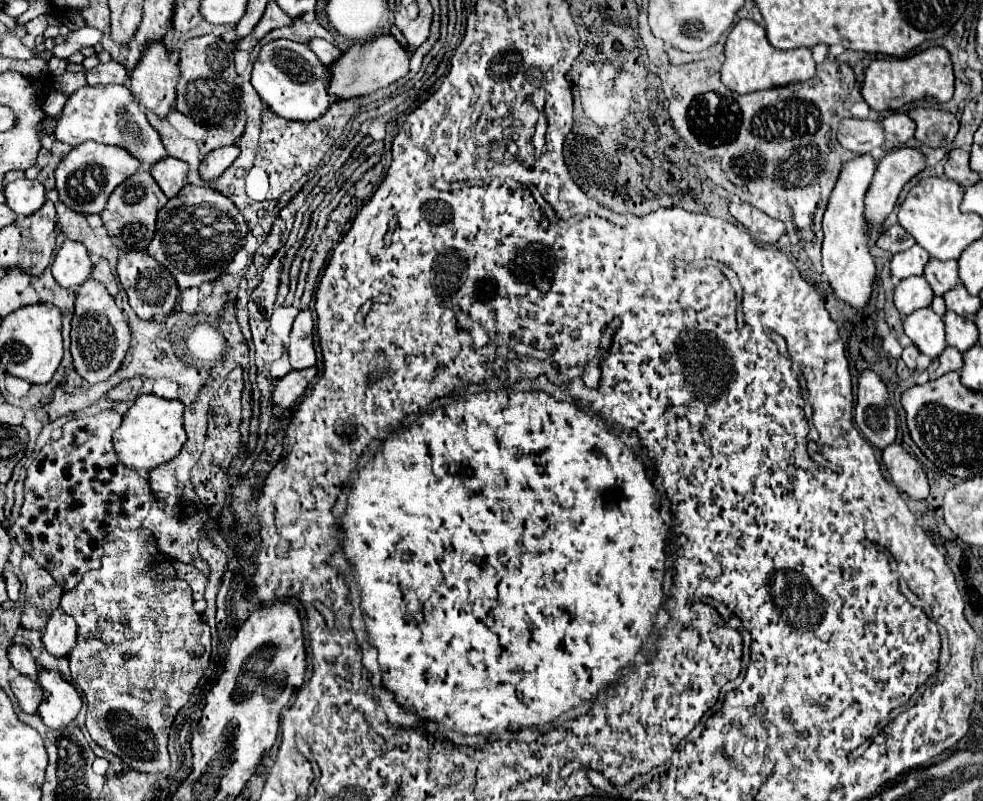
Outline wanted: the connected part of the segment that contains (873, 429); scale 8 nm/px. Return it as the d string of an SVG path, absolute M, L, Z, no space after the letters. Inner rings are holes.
M870 369L858 381L854 421L858 431L878 449L886 449L896 439L896 413L888 407L888 389Z

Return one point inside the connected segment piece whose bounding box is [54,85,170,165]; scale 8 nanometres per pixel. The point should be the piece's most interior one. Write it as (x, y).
(108, 114)

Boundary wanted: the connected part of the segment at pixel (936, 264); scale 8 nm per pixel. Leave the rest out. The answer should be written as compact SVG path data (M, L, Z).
M930 259L926 269L924 269L924 277L930 283L934 295L942 297L944 293L948 293L958 281L958 261L940 261L940 259Z

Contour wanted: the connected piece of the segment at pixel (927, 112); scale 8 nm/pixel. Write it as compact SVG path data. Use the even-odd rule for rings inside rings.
M914 107L908 111L908 115L916 121L916 139L926 147L948 147L952 145L960 121L956 115L940 109L924 109Z

